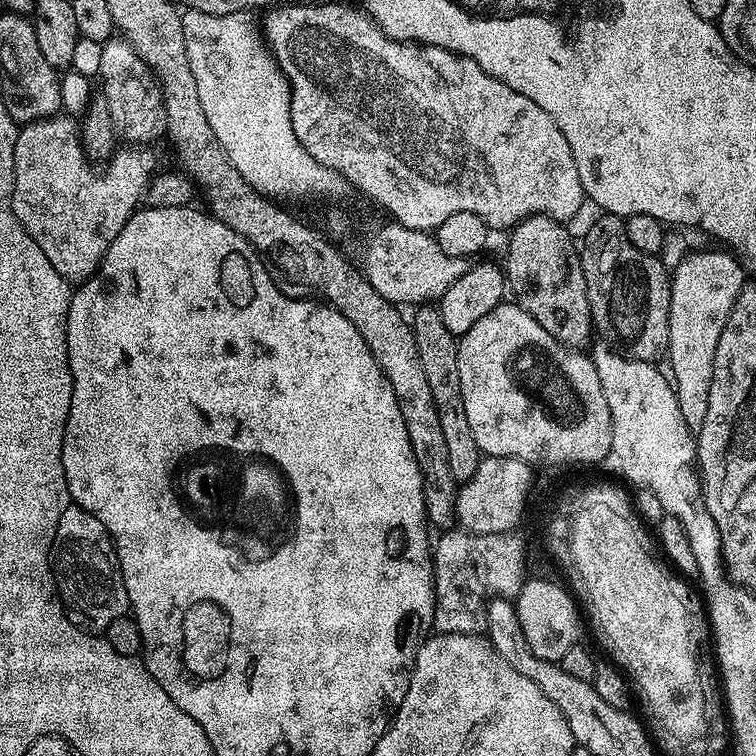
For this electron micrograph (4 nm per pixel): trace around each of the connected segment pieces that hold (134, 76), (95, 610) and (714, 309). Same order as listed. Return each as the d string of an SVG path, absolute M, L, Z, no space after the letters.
M113 38L102 44L102 66L99 79L104 80L102 95L110 106L110 118L121 141L132 146L148 146L151 140L163 137L168 130L168 115L155 71L123 38Z
M69 503L58 518L58 530L52 543L52 579L64 603L64 612L75 628L89 634L107 633L110 622L129 611L126 586L120 588L124 575L112 545L112 535L94 514Z
M689 251L670 272L670 338L666 360L672 363L670 376L676 389L678 410L682 410L686 426L693 430L699 430L702 422L706 422L706 406L710 406L710 378L714 374L714 350L718 350L718 338L722 338L726 318L730 318L730 310L738 294L746 287L746 269L743 263L731 251L720 251L724 252Z

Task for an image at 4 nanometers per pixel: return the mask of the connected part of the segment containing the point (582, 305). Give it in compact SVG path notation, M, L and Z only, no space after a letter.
M528 216L517 222L507 236L508 253L502 267L507 287L511 295L516 295L515 303L558 342L568 348L587 349L593 343L594 329L577 241L561 221L549 216Z

